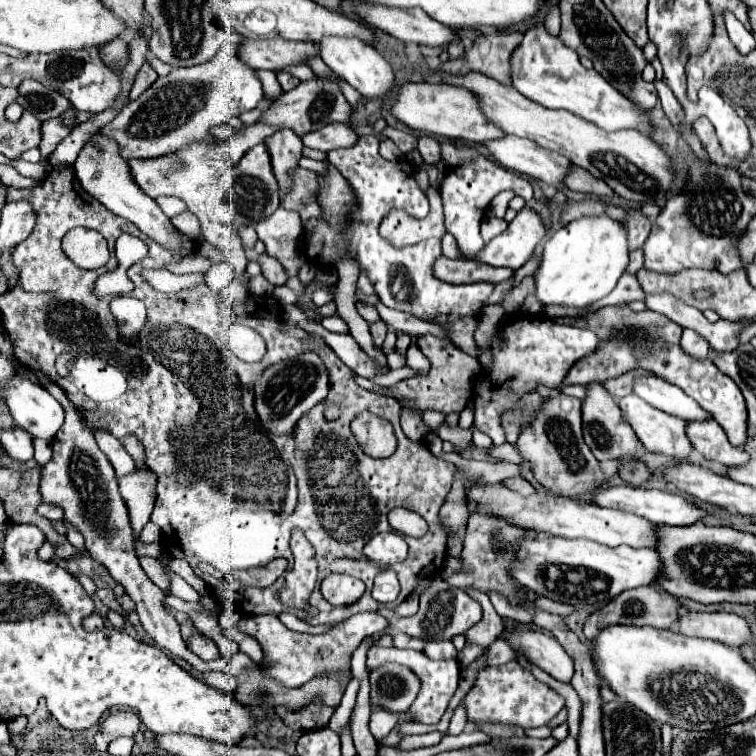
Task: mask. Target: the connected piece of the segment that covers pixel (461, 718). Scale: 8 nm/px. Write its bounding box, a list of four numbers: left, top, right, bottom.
[444,705,466,735]

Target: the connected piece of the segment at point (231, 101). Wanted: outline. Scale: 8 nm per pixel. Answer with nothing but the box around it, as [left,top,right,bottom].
[102,35,264,159]

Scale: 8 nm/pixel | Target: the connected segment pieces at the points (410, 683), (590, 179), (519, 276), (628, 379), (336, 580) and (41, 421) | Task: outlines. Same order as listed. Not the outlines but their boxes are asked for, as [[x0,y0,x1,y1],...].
[[370,663,420,711],[564,165,612,197],[513,259,540,288],[606,369,648,397],[326,573,364,607],[2,373,64,439]]

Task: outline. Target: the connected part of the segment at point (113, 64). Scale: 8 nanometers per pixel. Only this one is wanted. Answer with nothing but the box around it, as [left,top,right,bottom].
[100,37,128,73]

